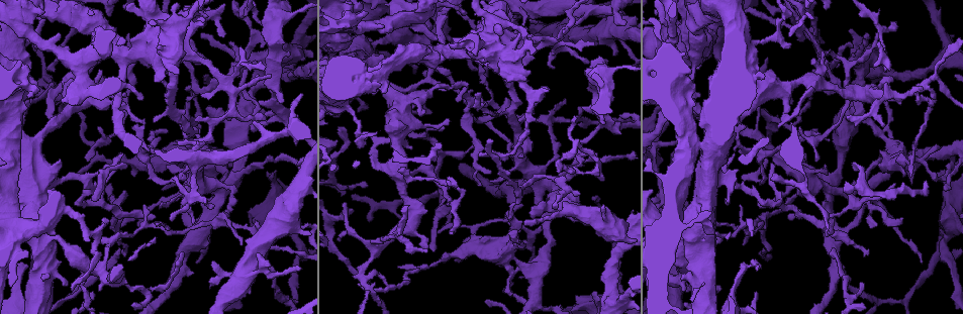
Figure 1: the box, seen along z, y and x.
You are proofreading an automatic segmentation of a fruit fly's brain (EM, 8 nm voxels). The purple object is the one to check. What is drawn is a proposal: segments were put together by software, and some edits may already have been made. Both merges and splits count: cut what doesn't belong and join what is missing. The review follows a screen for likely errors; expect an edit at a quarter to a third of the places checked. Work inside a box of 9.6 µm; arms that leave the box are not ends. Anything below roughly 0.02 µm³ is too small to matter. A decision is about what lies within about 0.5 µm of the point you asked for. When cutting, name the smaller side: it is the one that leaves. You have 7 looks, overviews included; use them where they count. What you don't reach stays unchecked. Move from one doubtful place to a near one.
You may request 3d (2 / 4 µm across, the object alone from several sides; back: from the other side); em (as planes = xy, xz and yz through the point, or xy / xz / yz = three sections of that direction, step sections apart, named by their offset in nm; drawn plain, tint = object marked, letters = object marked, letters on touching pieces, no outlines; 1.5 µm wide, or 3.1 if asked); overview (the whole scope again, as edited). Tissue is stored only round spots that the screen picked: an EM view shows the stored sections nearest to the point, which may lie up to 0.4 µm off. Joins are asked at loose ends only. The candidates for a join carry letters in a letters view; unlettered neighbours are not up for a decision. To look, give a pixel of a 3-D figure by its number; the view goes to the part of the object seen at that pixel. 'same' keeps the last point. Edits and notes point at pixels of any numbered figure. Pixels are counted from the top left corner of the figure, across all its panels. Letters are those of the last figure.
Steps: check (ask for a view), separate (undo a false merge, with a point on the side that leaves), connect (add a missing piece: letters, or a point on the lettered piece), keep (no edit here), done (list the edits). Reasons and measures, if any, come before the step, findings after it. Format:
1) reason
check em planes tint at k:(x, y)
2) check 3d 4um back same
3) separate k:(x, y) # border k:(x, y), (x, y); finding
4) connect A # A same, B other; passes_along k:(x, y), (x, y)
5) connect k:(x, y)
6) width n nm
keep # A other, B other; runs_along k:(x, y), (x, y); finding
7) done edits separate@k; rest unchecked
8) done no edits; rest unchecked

sharp bend
check em planes letters at 1:(144, 124)

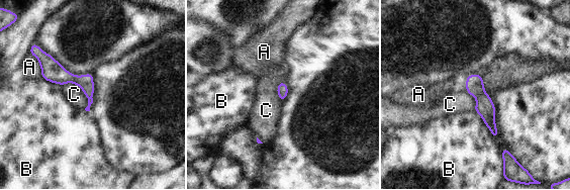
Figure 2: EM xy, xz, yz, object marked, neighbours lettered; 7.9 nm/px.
longest_contact C 280 nm
keep # A other, B other, C other; border 2:(63, 84), (82, 90), (85, 108); continuous, no second cell

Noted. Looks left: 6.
sharp bend
check 3d 4um back at 1:(109, 173)

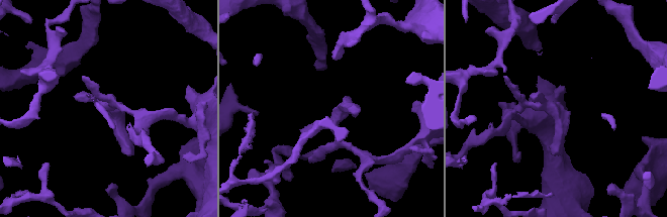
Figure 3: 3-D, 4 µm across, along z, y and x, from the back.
now the EM
check em planes letters at 3:(107, 106)

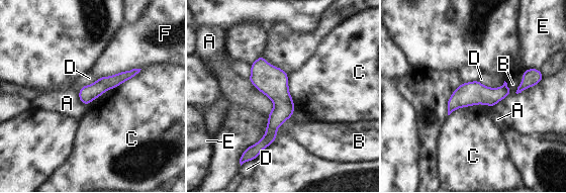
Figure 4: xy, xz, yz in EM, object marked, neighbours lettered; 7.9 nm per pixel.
width 140 nm
keep # A other, B other, C other, D other, E other, F other; runs_along 4:(261, 60), (278, 115), (254, 149); all the same cell

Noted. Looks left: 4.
tapers out
check em planes tint at 1:(443, 126)

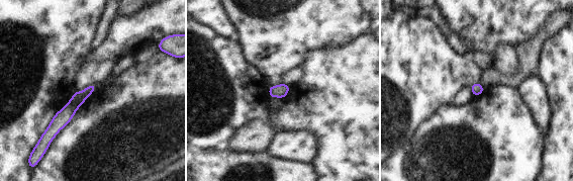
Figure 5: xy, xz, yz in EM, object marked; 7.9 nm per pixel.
what lies round it
check em planes letters same

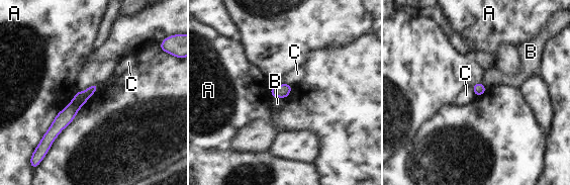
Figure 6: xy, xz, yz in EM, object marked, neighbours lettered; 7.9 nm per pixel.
longest_contact A 480 nm
keep # A other, B other, C other; no lettered piece goes on from it

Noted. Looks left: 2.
done no edits; rest unchecked

